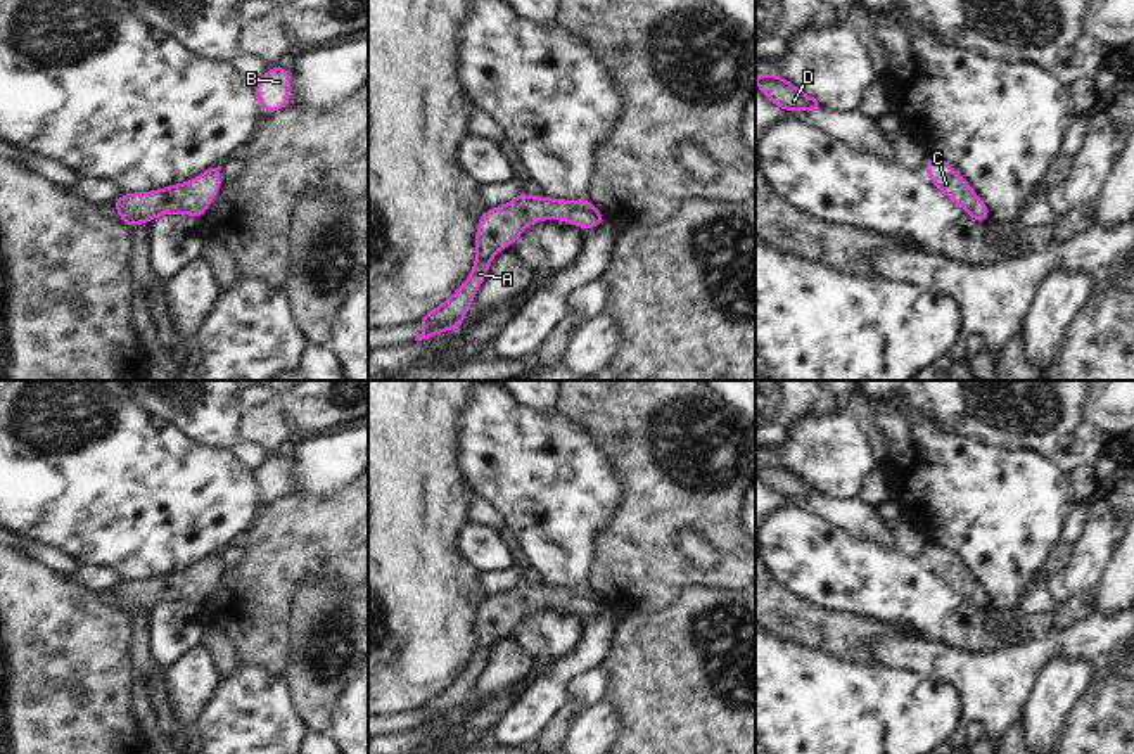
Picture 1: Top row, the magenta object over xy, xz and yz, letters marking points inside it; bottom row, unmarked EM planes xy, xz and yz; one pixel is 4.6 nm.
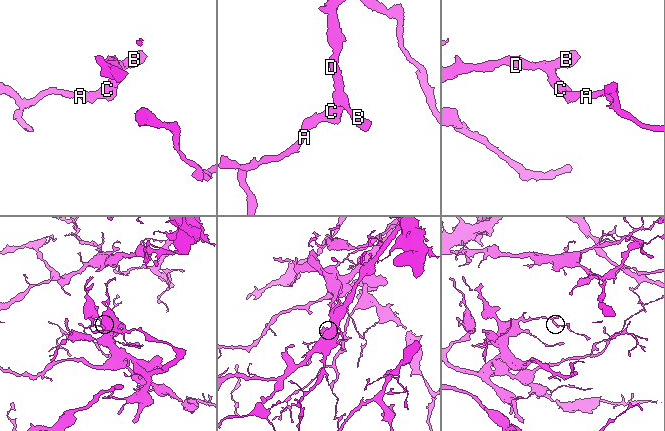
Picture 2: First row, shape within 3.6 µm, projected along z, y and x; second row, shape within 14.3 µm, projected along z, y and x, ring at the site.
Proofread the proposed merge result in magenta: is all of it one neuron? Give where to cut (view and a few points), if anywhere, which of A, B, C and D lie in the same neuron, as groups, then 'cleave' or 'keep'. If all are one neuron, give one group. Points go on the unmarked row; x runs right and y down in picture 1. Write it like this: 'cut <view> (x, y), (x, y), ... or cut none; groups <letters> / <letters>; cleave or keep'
cut none; groups A B C D; keep

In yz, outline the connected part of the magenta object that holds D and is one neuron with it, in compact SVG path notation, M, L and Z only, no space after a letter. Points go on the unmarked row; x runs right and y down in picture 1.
M762 458L755 463L755 472L771 491L787 500L819 496L814 484L807 482L804 477L795 476L790 467L783 463Z

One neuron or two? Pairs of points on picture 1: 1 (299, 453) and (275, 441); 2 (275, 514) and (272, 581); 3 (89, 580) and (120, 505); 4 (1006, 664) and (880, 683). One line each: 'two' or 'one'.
1: two
2: one
3: two
4: two

